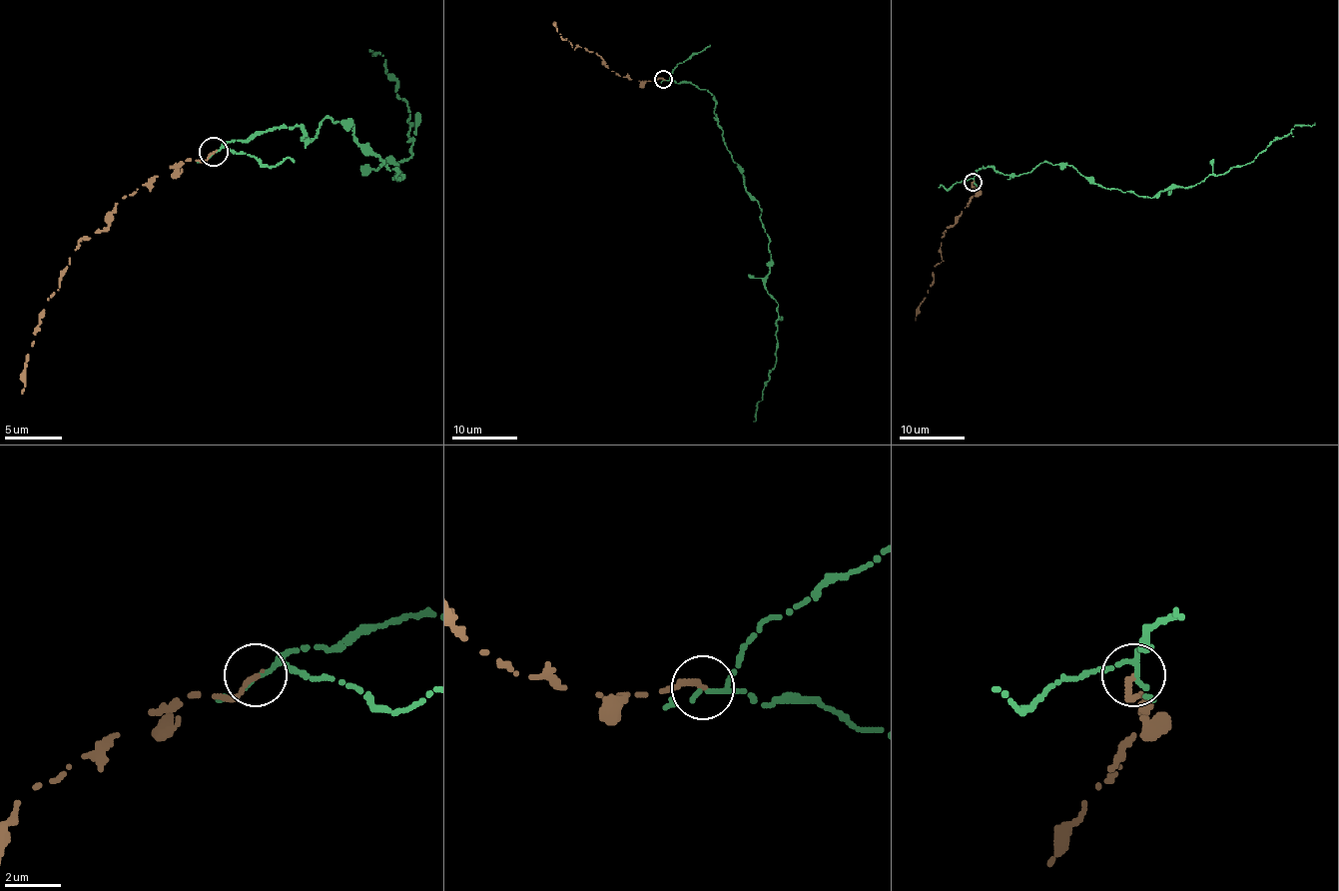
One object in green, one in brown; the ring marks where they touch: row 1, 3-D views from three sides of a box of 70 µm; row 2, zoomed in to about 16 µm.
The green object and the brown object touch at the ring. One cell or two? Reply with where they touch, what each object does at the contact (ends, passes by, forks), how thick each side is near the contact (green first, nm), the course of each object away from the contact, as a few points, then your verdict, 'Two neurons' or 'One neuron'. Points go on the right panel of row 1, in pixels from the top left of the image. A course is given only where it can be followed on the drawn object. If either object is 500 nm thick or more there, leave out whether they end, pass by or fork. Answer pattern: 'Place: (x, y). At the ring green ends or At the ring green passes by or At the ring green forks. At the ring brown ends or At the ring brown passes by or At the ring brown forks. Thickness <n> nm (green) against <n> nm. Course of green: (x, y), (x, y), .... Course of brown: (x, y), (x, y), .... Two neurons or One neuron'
Place: (973, 182). At the ring green passes by. At the ring brown ends. Thickness 160 nm (green) against 220 nm. Course of green: (974, 182), (984, 167), (1019, 175), (1067, 164), (1151, 198), (1251, 162), (1314, 123). Course of brown: (974, 182), (970, 203), (944, 233), (942, 261), (934, 266), (934, 281), (916, 320). One neuron

